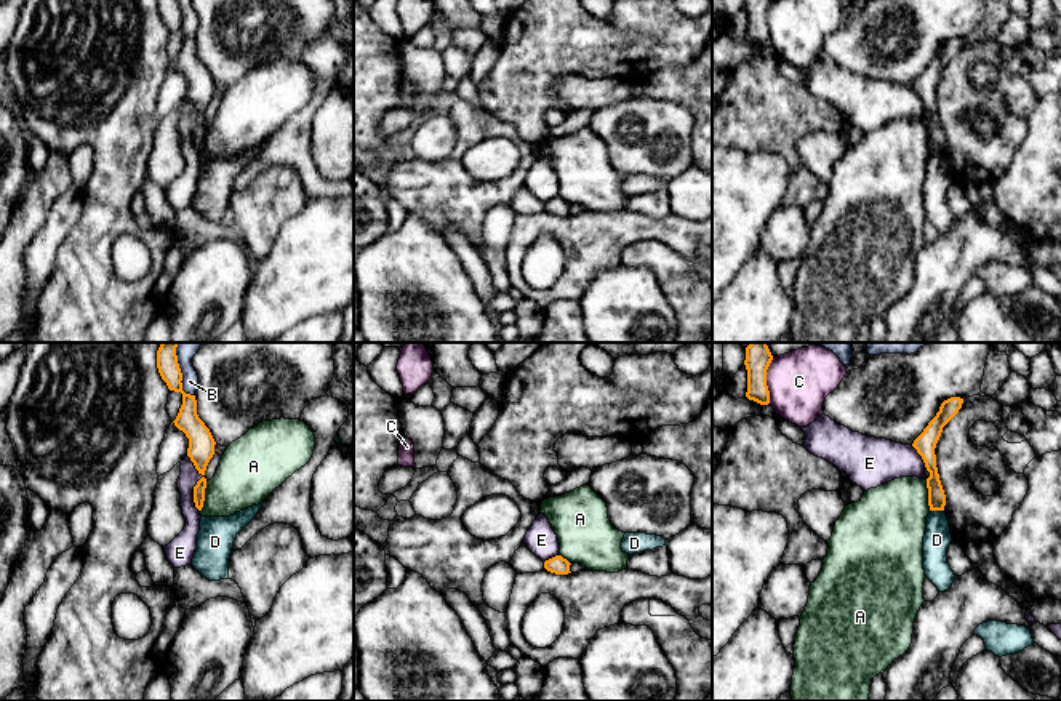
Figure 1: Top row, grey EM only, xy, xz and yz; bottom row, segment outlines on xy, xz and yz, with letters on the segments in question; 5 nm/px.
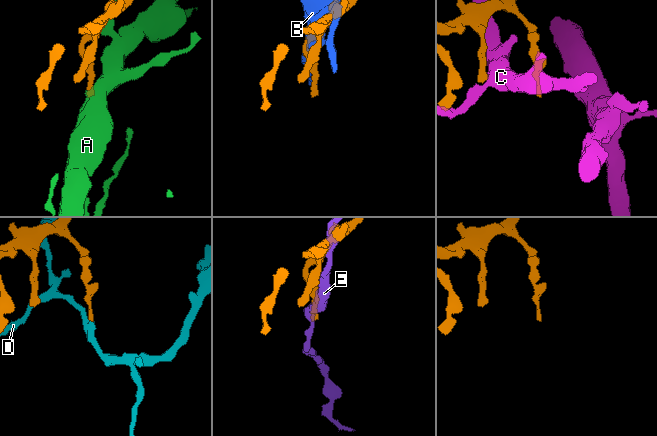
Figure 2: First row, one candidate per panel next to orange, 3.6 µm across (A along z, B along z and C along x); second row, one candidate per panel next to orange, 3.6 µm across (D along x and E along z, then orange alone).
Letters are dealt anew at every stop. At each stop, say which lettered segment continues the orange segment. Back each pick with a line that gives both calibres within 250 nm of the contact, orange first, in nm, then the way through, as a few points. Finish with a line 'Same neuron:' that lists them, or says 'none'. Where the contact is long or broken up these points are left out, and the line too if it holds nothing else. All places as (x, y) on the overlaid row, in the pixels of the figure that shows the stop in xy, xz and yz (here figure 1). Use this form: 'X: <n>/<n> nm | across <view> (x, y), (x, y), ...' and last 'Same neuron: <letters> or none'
Same neuron: none

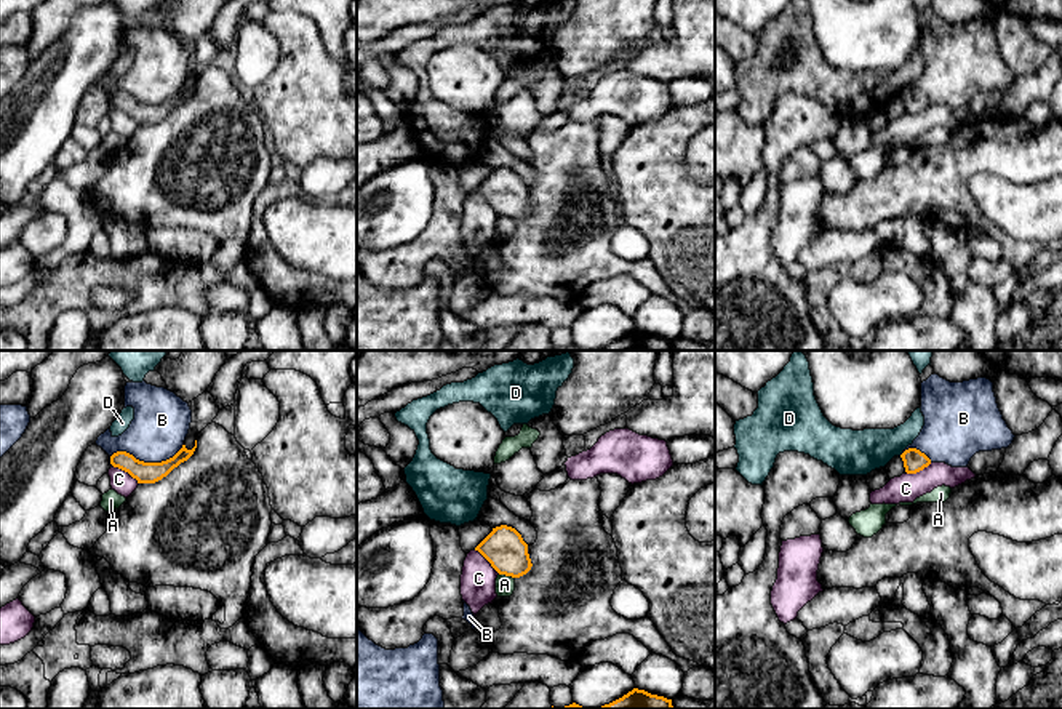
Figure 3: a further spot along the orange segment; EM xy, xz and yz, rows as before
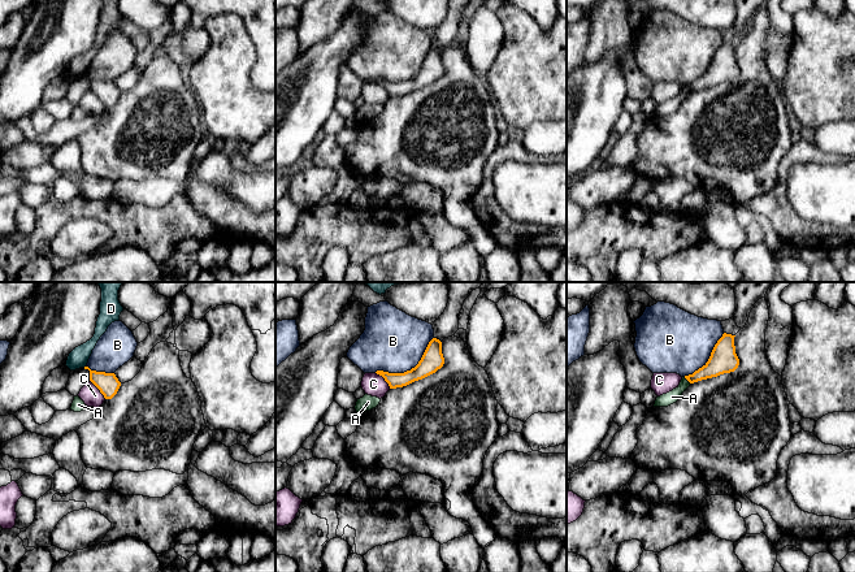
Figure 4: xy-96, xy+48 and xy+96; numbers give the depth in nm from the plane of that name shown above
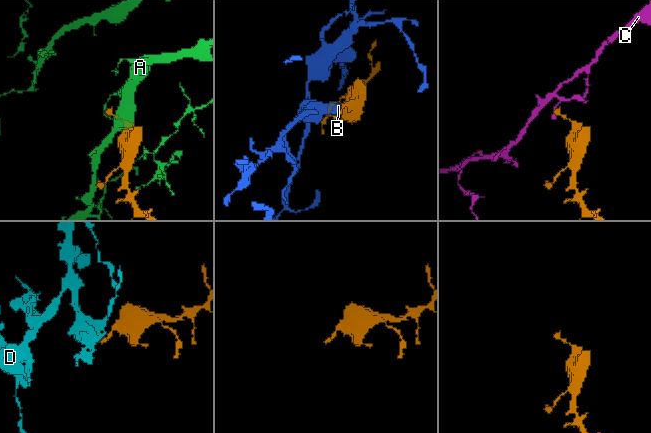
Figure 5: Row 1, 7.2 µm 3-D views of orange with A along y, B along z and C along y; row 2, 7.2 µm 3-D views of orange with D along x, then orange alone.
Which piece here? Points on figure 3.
Same neuron: none

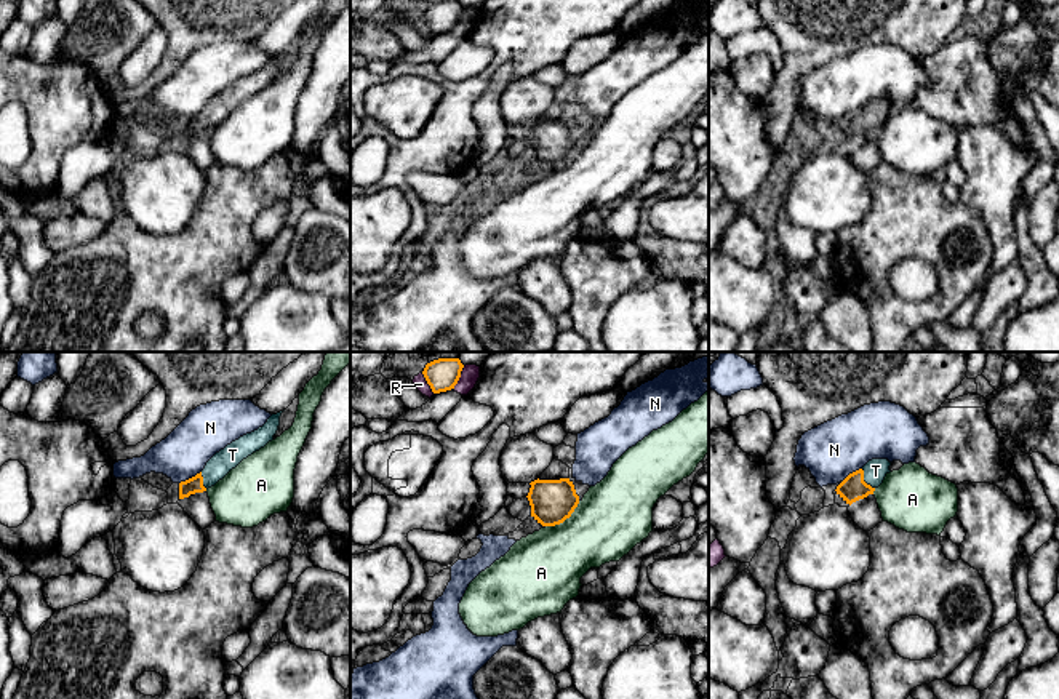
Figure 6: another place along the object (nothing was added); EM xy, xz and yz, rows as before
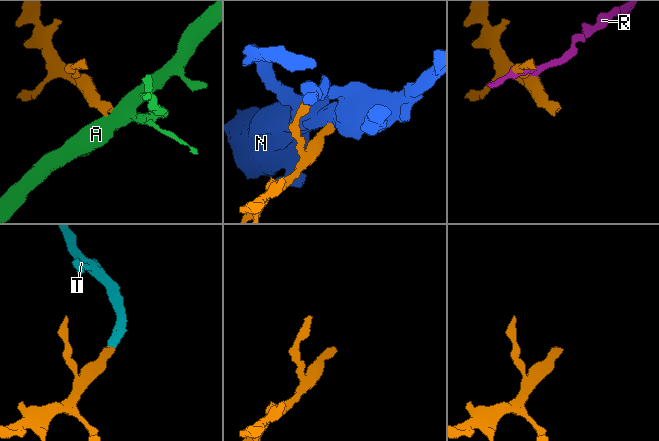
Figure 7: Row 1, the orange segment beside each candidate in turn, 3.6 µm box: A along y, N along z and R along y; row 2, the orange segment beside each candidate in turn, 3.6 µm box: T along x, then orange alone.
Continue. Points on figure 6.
T: 130/120 nm | across yz (853, 488), (863, 480), (875, 471)
Same neuron: T

